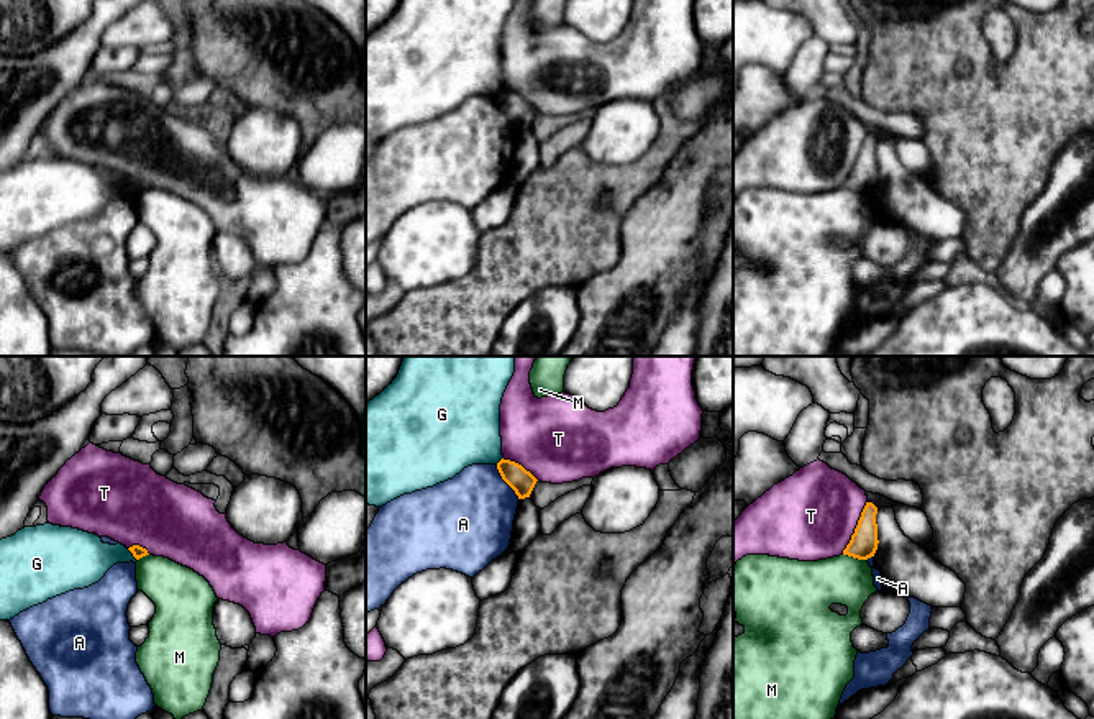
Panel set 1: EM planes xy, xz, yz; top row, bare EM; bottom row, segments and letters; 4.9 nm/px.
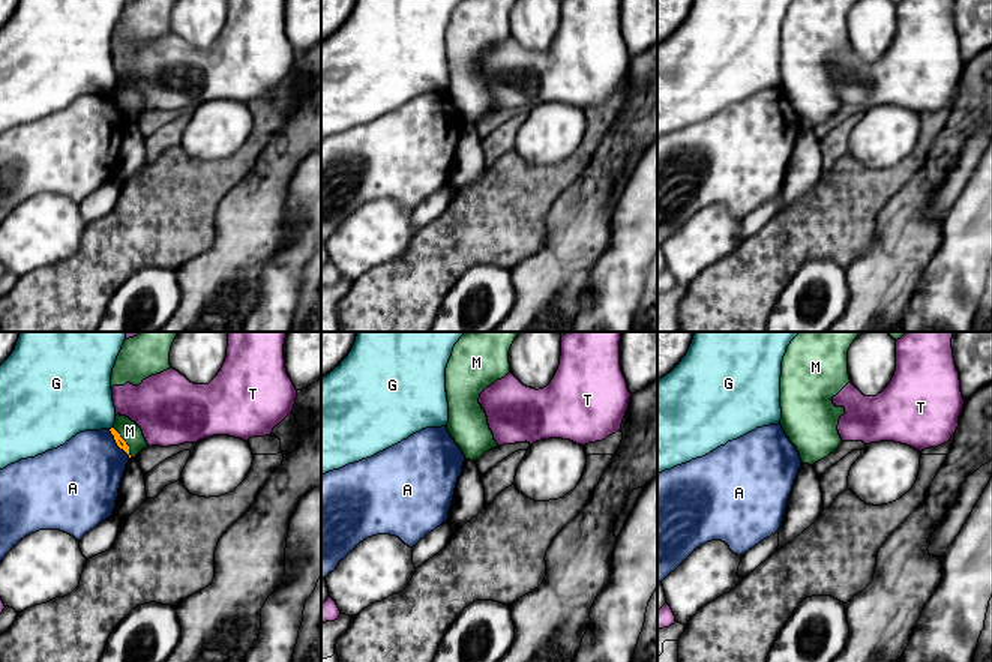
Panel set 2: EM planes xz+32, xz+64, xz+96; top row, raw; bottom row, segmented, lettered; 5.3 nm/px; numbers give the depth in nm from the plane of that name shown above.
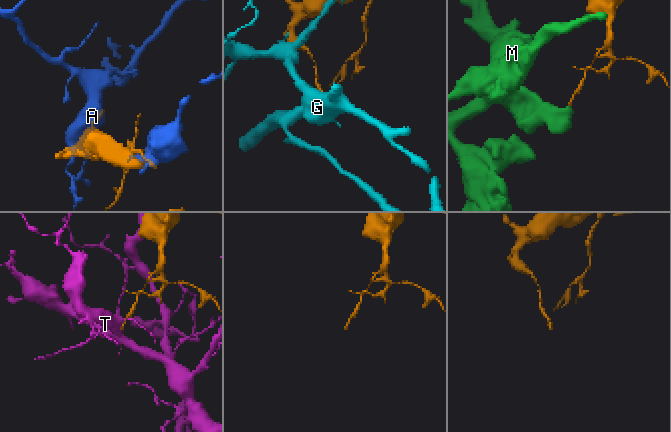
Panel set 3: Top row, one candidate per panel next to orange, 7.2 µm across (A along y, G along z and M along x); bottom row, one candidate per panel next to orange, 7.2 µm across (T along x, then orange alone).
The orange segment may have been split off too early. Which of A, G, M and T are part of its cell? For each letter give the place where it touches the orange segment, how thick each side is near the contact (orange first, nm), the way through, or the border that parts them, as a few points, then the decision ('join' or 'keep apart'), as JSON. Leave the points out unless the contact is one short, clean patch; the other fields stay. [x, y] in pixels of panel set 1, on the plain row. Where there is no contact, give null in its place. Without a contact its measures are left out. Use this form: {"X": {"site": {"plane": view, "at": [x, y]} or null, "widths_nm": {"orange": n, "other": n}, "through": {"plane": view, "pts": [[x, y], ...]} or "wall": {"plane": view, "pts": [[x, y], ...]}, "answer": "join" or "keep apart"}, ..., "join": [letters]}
{"A": {"site": {"plane": "xz", "at": [505, 114]}, "widths_nm": {"orange": 120, "other": 420}, "answer": "keep apart"}, "G": {"site": {"plane": "xy", "at": [133, 187]}, "widths_nm": {"orange": 70, "other": 260}, "wall": {"plane": "xy", "pts": [[127, 181], [136, 192]]}, "answer": "keep apart"}, "M": {"site": {"plane": "yz", "at": [855, 189]}, "widths_nm": {"orange": 140, "other": 240}, "wall": {"plane": "yz", "pts": [[843, 186], [866, 192]]}, "answer": "keep apart"}, "T": {"site": {"plane": "yz", "at": [856, 160]}, "widths_nm": {"orange": 140, "other": 440}, "answer": "keep apart"}, "join": []}

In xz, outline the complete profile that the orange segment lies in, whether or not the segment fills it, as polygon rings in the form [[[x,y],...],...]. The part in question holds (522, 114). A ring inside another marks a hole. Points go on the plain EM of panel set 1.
[[[504,90],[497,95],[497,102],[502,112],[515,123],[518,131],[530,130],[538,113],[530,103],[522,97]]]

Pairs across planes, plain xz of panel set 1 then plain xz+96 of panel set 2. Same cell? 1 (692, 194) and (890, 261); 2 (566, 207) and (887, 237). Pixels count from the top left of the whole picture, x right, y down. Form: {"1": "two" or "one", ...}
{"1": "one", "2": "two"}

